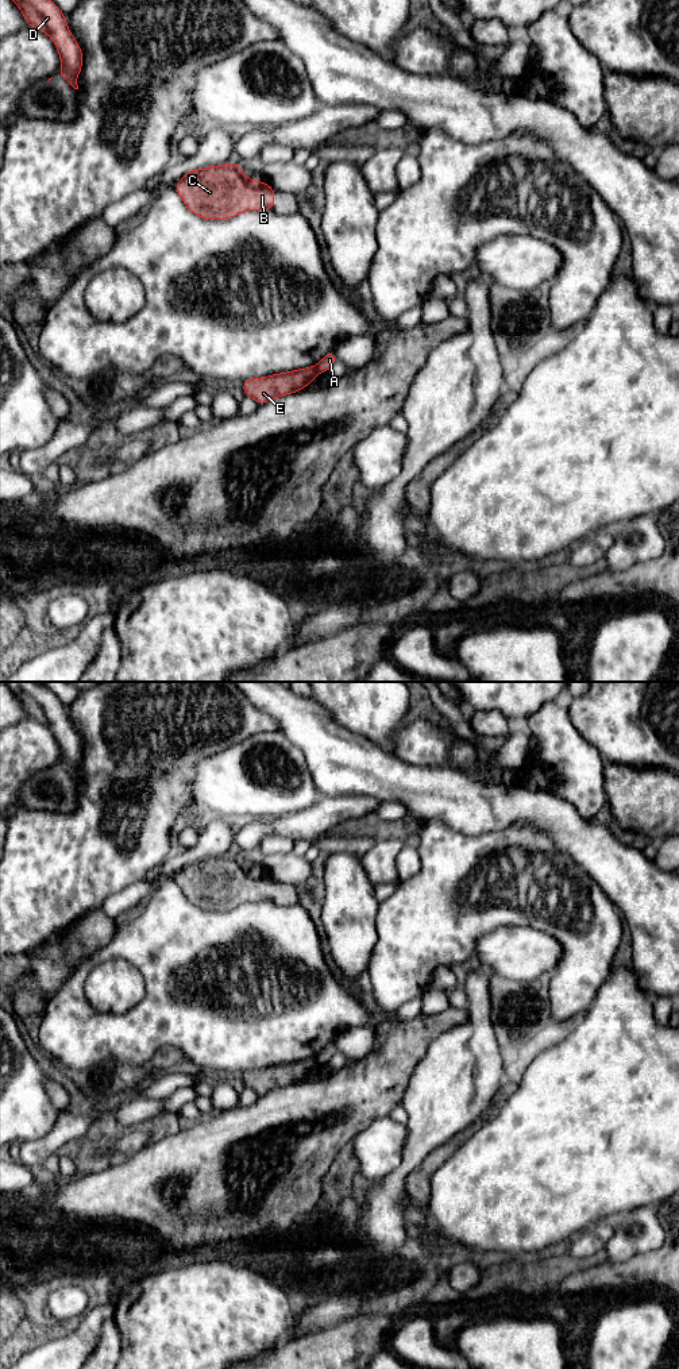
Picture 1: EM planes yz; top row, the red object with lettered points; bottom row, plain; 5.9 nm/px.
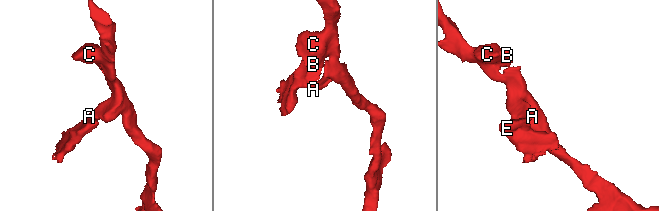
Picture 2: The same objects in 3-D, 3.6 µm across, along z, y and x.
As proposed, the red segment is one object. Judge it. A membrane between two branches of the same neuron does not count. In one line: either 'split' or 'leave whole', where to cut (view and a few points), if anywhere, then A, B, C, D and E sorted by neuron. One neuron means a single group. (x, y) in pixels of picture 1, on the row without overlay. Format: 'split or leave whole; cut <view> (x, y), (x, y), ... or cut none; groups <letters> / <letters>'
split; cut yz (313, 1057), (319, 1063); groups A B C D / E

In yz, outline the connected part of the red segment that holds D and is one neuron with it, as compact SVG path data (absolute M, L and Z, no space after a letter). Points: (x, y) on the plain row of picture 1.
M3 682L22 701L28 717L47 725L61 748L62 767L74 780L82 759L82 743L73 729L65 705L42 682Z

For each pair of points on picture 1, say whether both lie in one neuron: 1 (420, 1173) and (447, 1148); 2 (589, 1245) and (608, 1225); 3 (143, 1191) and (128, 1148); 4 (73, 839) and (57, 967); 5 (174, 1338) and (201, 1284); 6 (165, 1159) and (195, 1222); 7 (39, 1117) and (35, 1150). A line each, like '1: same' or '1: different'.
1: same
2: same
3: different
4: different
5: same
6: same
7: different

